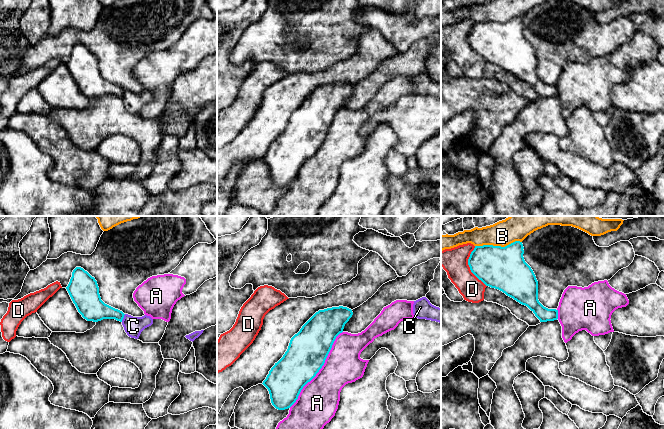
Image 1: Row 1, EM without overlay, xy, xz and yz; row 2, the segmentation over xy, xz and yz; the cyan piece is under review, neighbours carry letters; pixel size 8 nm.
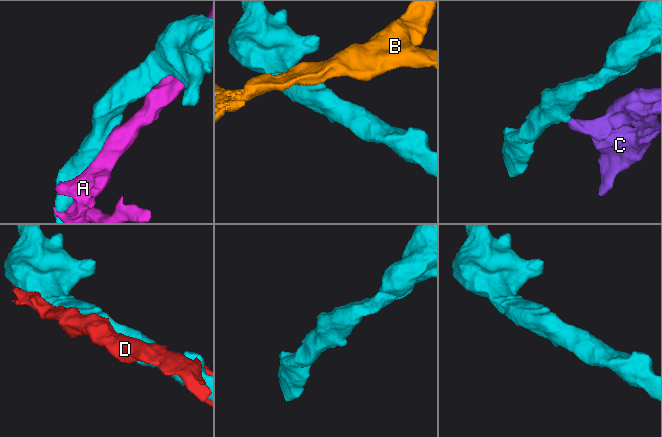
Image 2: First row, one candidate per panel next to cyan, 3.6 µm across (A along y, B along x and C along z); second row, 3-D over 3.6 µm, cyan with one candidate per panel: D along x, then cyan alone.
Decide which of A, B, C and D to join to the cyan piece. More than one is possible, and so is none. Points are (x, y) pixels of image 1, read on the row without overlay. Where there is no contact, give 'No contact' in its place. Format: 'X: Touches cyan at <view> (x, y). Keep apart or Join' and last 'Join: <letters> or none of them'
A: Touches cyan at xz (320, 144). Keep apart
B: Touches cyan at yz (498, 22). Keep apart
C: Touches cyan at xy (123, 93). Keep apart
D: Touches cyan at yz (469, 42). Keep apart
Join: none of them

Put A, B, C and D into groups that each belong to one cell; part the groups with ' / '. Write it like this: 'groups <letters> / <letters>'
groups A / B / C / D

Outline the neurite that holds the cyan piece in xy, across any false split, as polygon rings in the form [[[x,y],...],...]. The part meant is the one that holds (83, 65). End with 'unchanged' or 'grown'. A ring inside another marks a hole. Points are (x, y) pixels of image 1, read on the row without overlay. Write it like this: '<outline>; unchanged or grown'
[[[76,43],[66,63],[78,88],[87,97],[115,95],[122,98],[124,89],[105,80],[100,73],[97,57],[81,43]]]; unchanged

